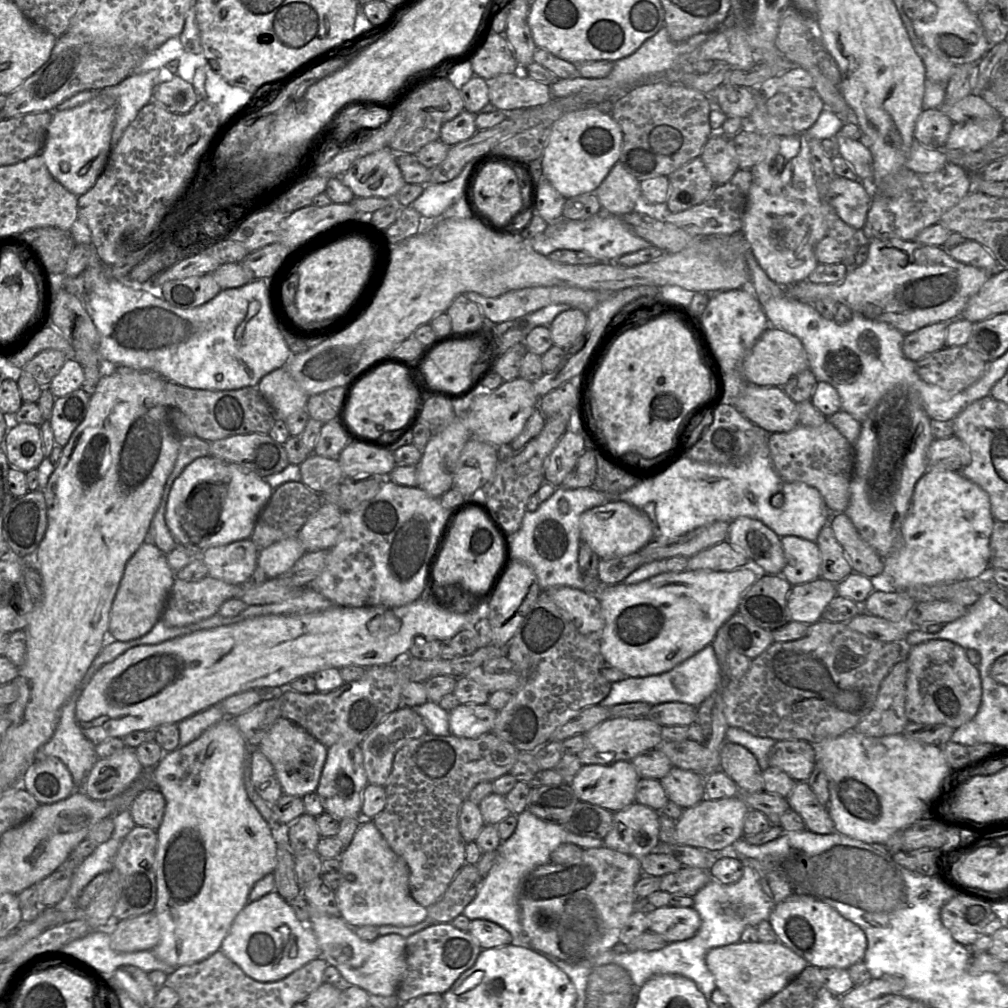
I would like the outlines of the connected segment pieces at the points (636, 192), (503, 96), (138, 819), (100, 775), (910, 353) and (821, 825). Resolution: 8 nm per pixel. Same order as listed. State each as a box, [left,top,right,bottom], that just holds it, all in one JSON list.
[[594,161,641,215],[487,72,553,110],[130,789,166,830],[83,747,144,800],[902,323,946,362],[786,781,835,834]]

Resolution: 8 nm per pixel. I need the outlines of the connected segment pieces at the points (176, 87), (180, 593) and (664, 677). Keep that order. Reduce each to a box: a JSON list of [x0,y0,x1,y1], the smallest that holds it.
[[152,76,199,114],[161,576,242,627],[599,644,724,708]]

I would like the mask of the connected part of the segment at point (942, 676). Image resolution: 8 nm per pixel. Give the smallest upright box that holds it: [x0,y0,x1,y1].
[906,640,982,729]

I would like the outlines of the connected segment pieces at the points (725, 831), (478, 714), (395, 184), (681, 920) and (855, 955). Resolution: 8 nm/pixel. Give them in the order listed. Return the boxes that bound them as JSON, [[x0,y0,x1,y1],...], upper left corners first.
[[672,795,750,851],[449,704,498,738],[341,149,406,198],[648,906,702,943],[768,895,867,969]]

